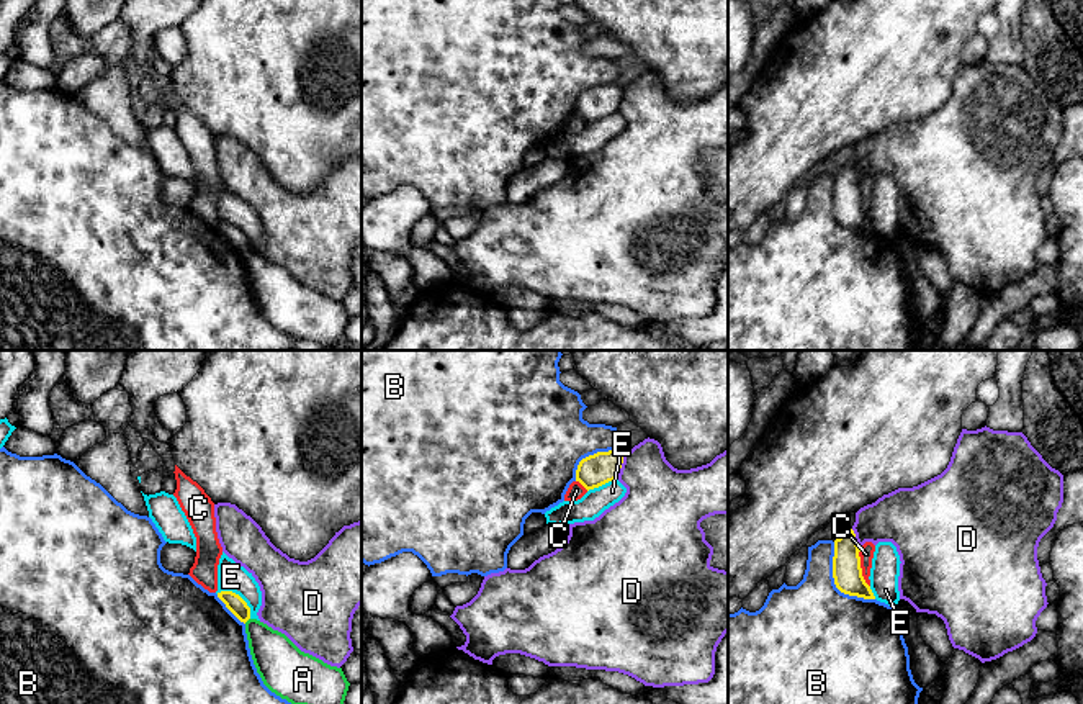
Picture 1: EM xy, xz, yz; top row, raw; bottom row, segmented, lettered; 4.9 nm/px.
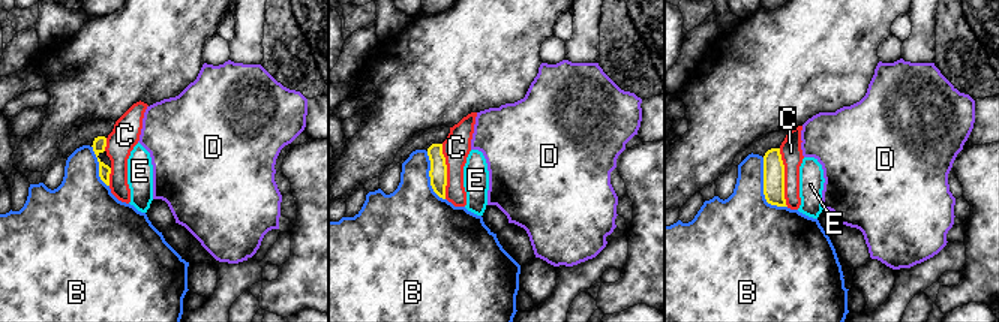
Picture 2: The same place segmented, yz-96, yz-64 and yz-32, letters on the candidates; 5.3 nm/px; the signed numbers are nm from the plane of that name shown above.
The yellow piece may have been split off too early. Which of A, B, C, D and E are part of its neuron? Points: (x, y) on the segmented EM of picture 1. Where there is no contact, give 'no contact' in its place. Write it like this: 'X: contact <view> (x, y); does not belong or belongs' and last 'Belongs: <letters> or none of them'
A: contact xy (246, 621); does not belong
B: contact yz (835, 583); does not belong
C: contact yz (861, 568); does not belong
D: contact xz (620, 467); does not belong
E: contact xy (239, 596); does not belong
Belongs: none of them

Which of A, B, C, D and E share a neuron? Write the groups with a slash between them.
A / B / C / D / E

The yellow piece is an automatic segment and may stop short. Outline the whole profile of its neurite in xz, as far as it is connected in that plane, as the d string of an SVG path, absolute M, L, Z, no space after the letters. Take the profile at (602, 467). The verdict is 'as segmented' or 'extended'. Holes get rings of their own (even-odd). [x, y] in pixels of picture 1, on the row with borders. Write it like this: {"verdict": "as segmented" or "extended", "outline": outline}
{"verdict": "as segmented", "outline": "M617 450L597 452L582 458L576 470L576 481L587 491L617 480L623 463L623 454Z"}

